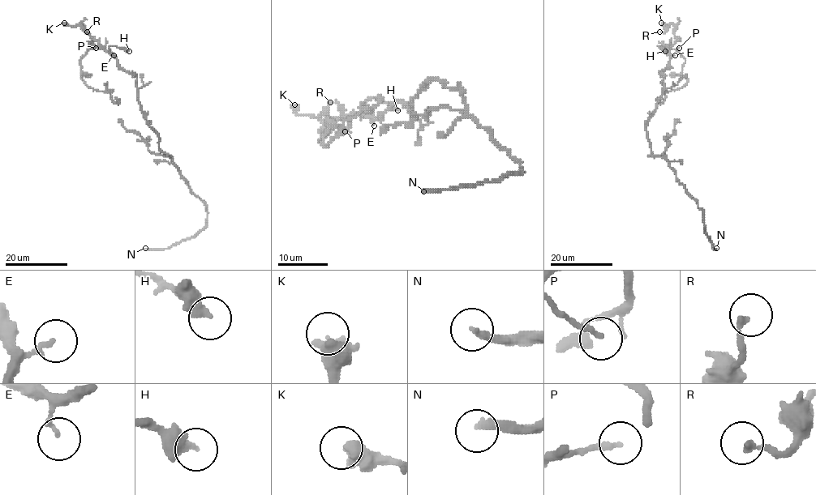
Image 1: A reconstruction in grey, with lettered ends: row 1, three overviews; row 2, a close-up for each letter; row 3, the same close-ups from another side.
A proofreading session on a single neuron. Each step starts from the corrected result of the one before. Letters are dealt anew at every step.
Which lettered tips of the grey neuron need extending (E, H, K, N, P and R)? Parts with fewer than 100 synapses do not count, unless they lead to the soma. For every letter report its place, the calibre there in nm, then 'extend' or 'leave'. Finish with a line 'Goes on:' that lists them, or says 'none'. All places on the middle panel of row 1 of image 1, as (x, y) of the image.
E: (374, 125) | 160 nm | leave
H: (397, 110) | 420 nm | leave
K: (294, 104) | 440 nm | leave
N: (423, 191) | 260 nm | extend
P: (345, 131) | 200 nm | leave
R: (330, 102) | 200 nm | leave
Goes on: N

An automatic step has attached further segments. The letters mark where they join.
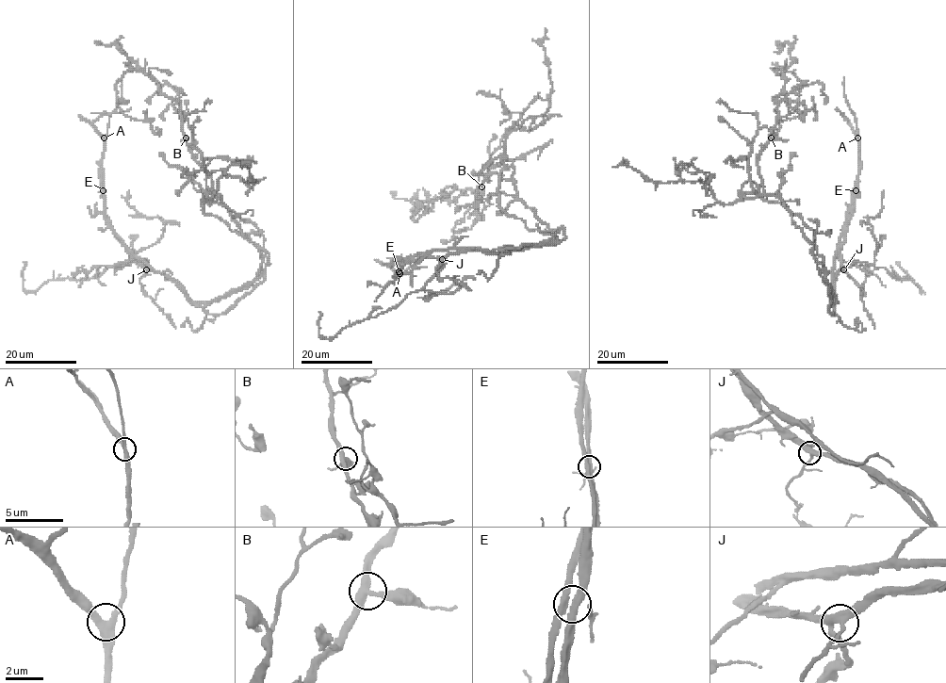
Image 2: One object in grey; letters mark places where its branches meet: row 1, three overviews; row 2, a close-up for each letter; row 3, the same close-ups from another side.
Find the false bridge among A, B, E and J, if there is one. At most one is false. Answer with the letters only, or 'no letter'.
E

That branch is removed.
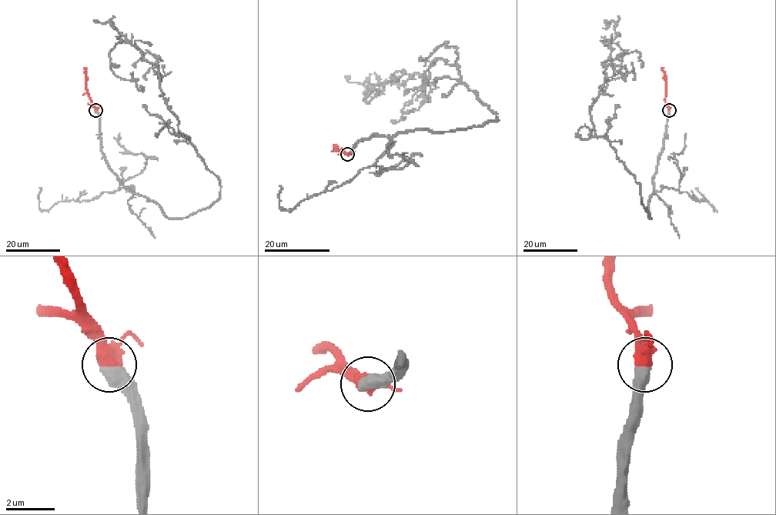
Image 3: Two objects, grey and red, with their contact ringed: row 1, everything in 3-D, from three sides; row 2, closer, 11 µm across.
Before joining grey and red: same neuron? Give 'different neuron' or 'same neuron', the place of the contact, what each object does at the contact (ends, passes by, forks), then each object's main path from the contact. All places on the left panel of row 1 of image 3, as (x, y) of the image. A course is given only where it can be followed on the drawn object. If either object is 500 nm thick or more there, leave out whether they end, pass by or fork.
same neuron; at (95, 110); grey runs (95, 111), (124, 185), (168, 218), (209, 208), (219, 179), (158, 66), (118, 41), (112, 71), (140, 85); red runs (95, 110), (88, 91), (83, 67)

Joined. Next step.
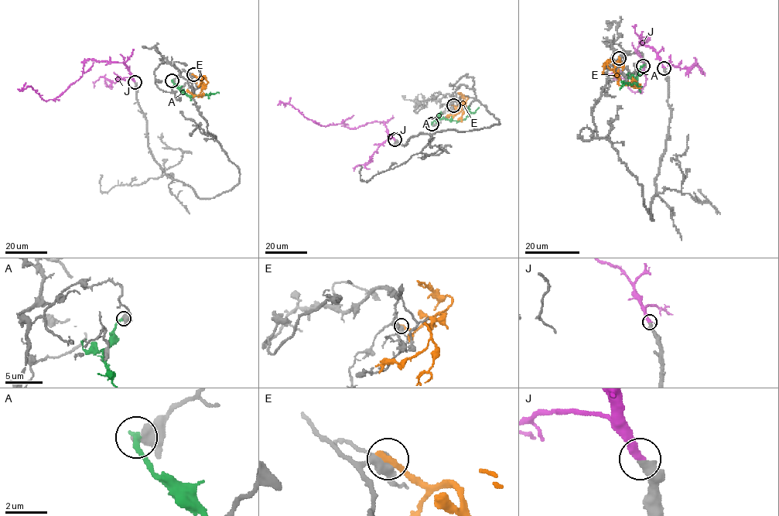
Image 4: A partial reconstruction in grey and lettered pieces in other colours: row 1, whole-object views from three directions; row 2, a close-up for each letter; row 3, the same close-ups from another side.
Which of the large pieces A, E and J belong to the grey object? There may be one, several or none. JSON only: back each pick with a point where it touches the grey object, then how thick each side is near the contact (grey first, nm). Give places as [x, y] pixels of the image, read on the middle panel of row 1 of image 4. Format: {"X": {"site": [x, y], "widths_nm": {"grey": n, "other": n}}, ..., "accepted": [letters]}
{"J": {"site": [394, 139], "widths_nm": {"grey": 440, "other": 380}}, "accepted": ["J"]}

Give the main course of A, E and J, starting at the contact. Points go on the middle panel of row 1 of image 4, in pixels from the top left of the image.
A: (432, 124), (443, 118), (461, 121), (478, 107)
E: (453, 105), (456, 106), (465, 102), (459, 104), (459, 112), (445, 117)
J: (394, 140), (383, 122), (356, 128), (344, 126), (343, 120), (320, 125), (289, 104), (278, 105)

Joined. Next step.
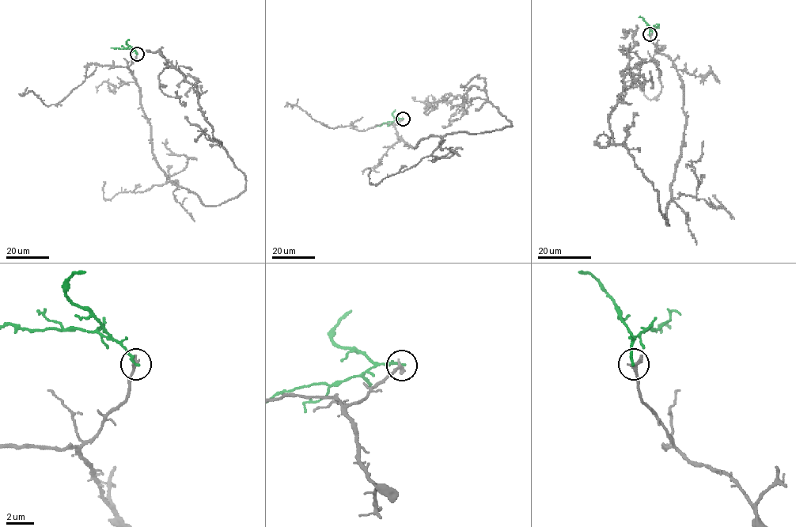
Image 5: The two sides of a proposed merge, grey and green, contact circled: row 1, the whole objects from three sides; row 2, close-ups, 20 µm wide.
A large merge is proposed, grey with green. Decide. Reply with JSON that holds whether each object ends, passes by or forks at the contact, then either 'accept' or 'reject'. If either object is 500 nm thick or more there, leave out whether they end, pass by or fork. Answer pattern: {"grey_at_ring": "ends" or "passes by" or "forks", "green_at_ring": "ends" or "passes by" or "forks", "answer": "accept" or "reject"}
{"grey_at_ring": "ends", "green_at_ring": "ends", "answer": "reject"}

